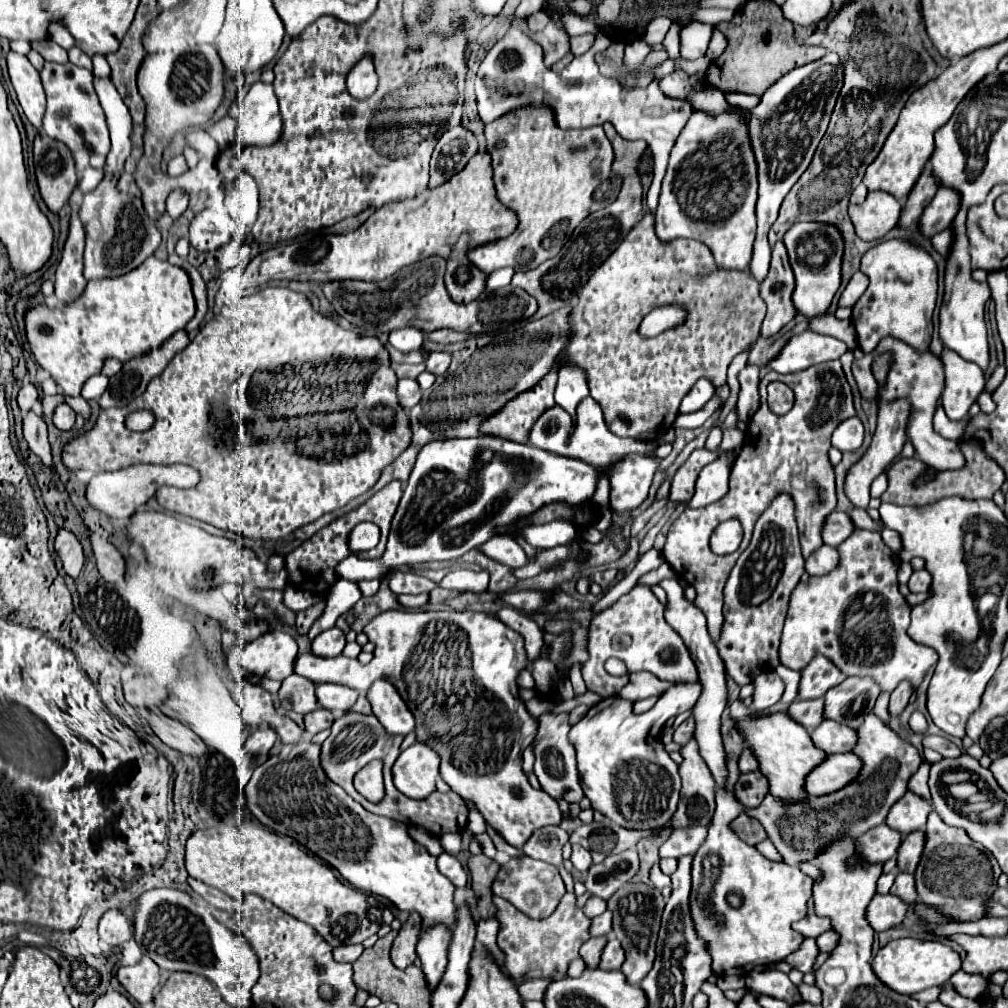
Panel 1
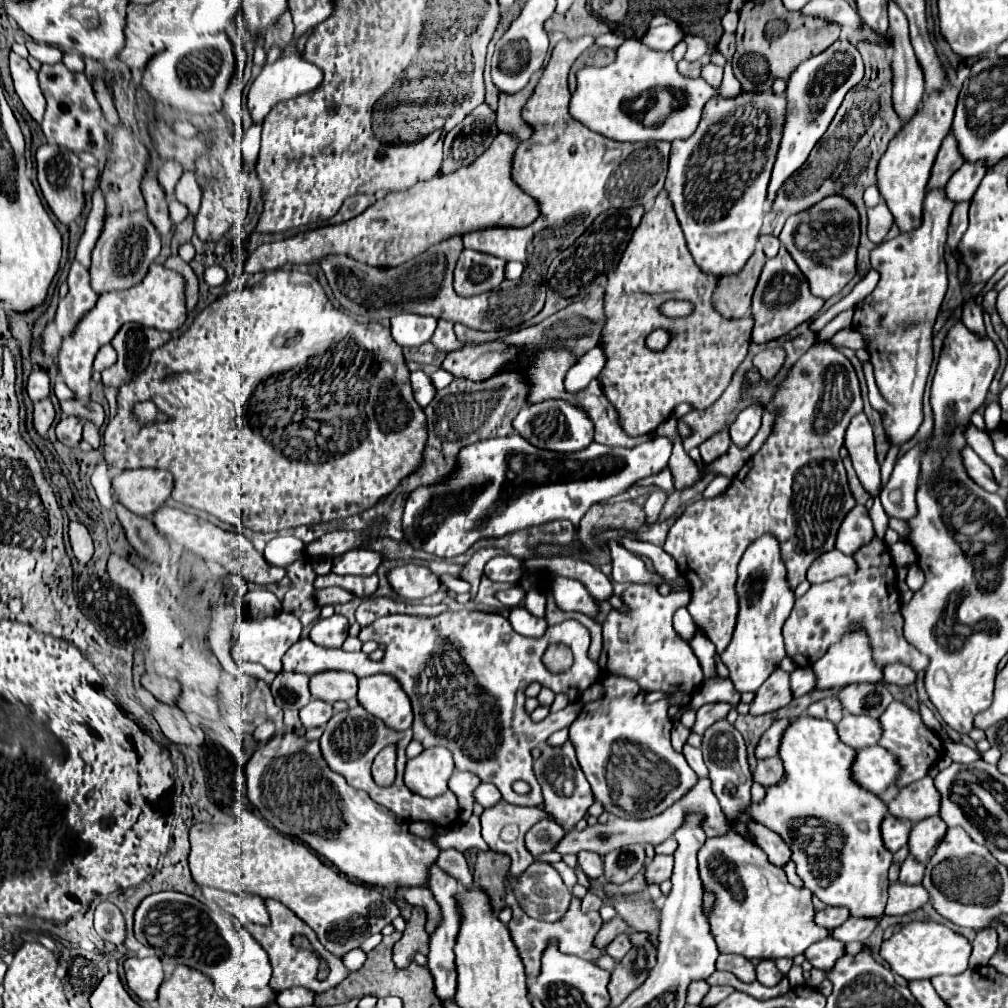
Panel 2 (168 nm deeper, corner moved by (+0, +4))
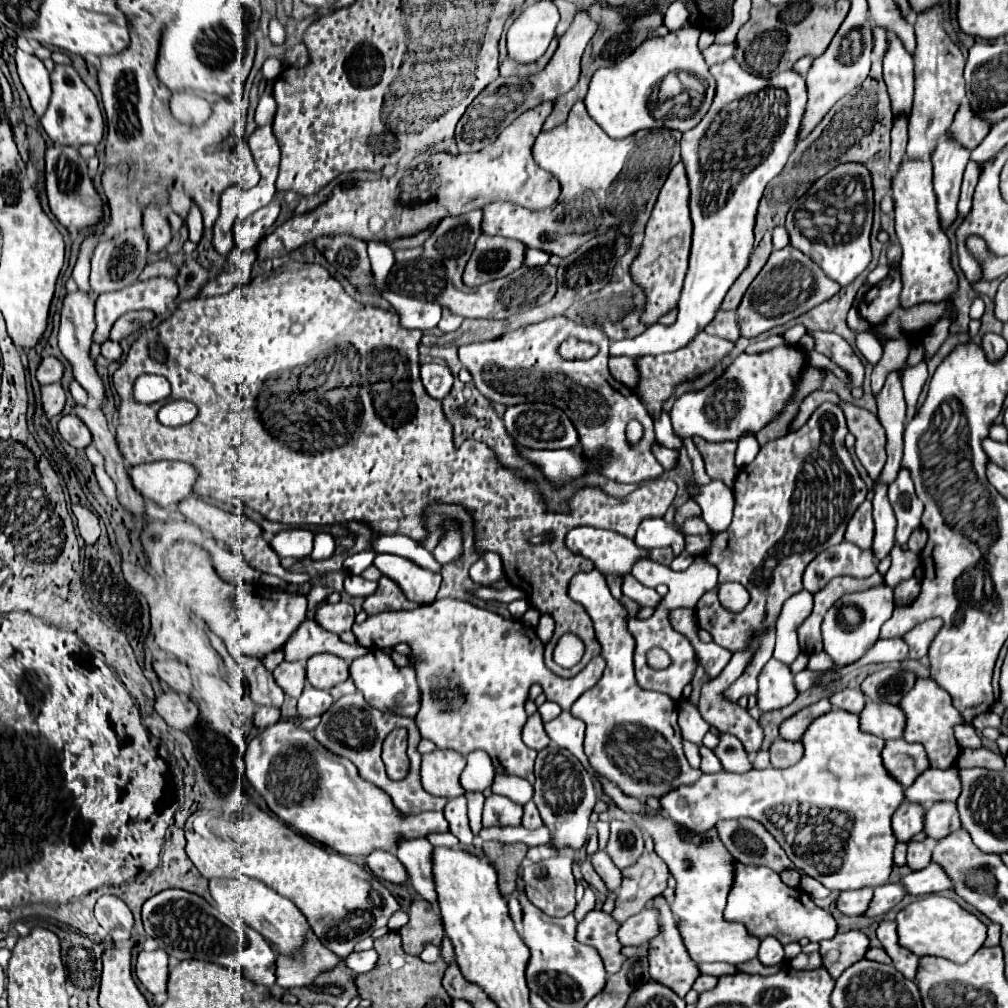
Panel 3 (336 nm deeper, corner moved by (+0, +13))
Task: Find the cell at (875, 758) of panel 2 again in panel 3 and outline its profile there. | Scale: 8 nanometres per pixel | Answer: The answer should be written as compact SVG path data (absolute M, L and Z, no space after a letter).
M904 739L888 741L882 759L890 775L900 781L902 787L912 785L912 781L916 781L916 777L930 767L924 747L918 743L906 743Z

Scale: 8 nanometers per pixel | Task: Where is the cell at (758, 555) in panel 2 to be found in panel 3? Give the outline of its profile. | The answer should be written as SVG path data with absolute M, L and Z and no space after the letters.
M746 647L746 649L742 649L742 651L736 651L736 653L732 655L730 663L728 663L728 665L724 667L724 671L720 673L720 677L714 677L714 679L710 679L710 681L706 681L706 683L702 685L702 689L700 689L700 701L698 701L698 711L700 711L700 715L704 717L704 721L710 723L710 725L712 725L714 729L718 729L720 733L730 733L730 735L738 737L738 739L742 741L748 757L754 759L754 757L758 755L760 747L762 747L764 731L762 731L760 723L758 723L746 709L738 707L738 703L728 701L726 695L724 695L726 689L742 675L742 671L744 671L744 667L748 665L750 657L752 657L752 647Z

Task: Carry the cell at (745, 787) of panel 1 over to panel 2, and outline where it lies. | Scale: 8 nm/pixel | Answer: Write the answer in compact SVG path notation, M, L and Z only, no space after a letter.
M768 758L768 760L758 762L756 770L752 772L752 778L754 778L754 782L764 784L764 788L770 788L770 786L780 782L782 774L784 774L782 760L780 758Z

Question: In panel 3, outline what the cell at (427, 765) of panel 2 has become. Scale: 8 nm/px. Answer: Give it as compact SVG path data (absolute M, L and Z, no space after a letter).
M436 749L422 755L422 785L436 797L454 799L464 795L460 773L466 767L466 757L452 749Z

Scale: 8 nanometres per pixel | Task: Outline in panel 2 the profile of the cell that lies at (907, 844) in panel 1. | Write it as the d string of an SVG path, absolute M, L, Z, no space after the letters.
M940 816L924 818L912 826L910 840L908 840L908 850L910 856L916 858L918 862L928 862L928 858L934 854L936 846L946 834L946 824Z

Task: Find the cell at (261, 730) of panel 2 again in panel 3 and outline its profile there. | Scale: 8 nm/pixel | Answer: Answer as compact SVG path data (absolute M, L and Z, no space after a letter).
M268 705L258 707L256 713L254 713L254 725L256 725L258 729L264 729L264 727L268 727L268 725L274 725L278 719L280 719L280 709L272 709L272 707L268 707Z

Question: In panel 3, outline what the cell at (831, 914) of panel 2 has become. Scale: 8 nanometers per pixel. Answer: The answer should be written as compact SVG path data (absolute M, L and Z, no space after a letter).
M858 889L858 891L844 891L838 899L838 909L844 915L864 915L870 901L874 897L874 889Z

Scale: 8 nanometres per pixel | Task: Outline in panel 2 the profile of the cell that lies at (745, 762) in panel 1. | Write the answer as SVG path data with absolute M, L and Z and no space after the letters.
M778 720L770 726L770 730L766 730L754 750L756 754L756 760L764 760L764 758L772 758L772 756L778 756L778 744L780 744L780 736L782 732L786 730L788 726L788 720Z

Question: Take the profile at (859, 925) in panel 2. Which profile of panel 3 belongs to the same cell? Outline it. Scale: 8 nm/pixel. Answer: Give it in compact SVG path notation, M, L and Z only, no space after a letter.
M888 883L888 885L880 885L874 889L874 899L866 911L868 917L876 917L876 915L882 915L886 911L890 911L896 903L900 903L906 895L906 889L904 885L898 883Z

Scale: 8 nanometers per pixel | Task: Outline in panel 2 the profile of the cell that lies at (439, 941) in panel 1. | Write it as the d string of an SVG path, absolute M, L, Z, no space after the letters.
M410 888L410 890L406 890L404 898L406 898L406 902L416 904L416 906L422 906L426 910L426 914L428 914L426 930L428 930L428 934L432 934L436 930L436 926L440 926L440 916L442 916L440 914L440 906L434 900L432 892L426 890L426 888Z

